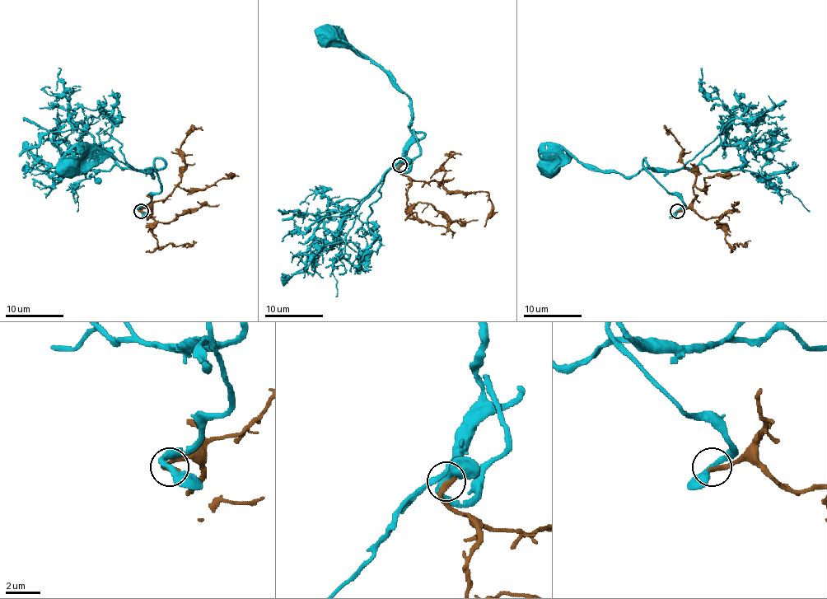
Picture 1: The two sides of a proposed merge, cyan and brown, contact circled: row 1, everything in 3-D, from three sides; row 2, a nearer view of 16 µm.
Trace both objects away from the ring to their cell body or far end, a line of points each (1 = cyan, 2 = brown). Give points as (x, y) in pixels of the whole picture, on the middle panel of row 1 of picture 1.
1: (399, 164), (399, 169), (405, 171), (420, 152), (420, 145), (412, 133), (410, 97), (371, 63), (326, 35)
2: (399, 164), (399, 170), (414, 180), (436, 181), (448, 190), (485, 192), (491, 202), (491, 217), (484, 226)

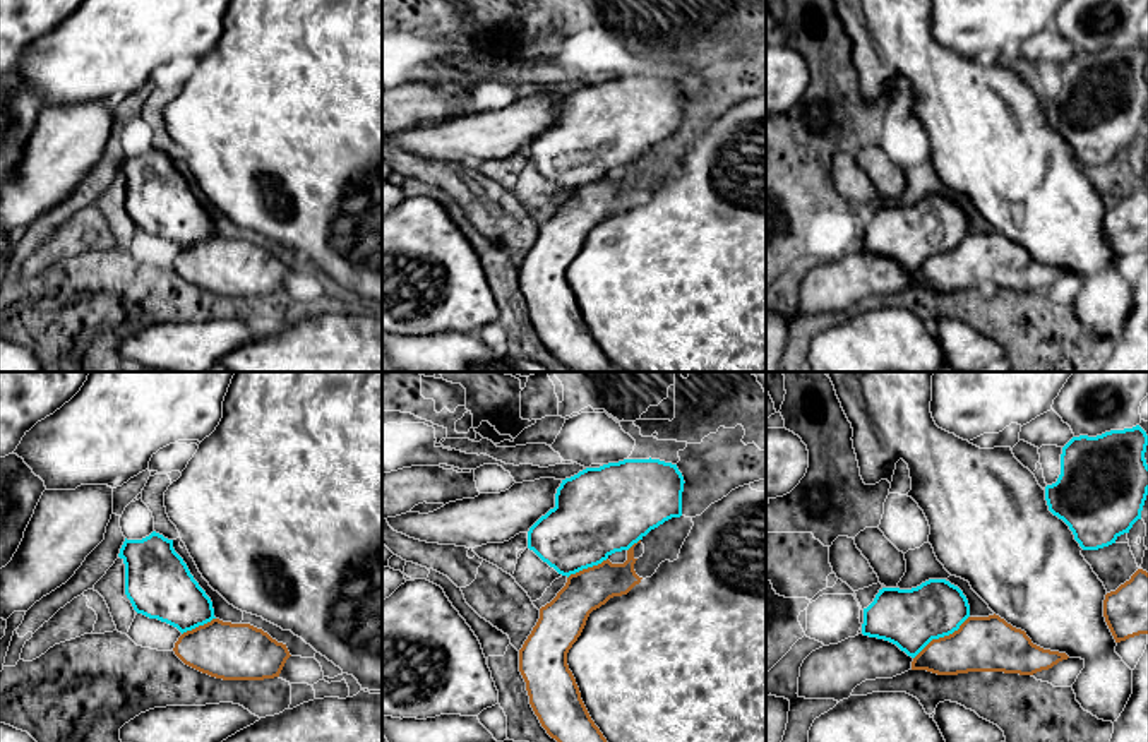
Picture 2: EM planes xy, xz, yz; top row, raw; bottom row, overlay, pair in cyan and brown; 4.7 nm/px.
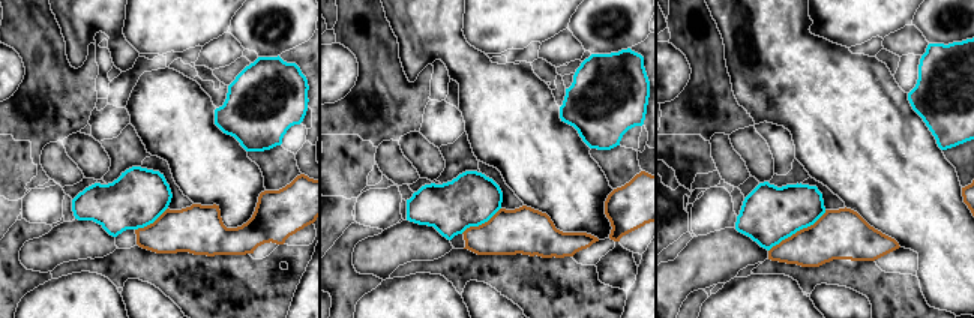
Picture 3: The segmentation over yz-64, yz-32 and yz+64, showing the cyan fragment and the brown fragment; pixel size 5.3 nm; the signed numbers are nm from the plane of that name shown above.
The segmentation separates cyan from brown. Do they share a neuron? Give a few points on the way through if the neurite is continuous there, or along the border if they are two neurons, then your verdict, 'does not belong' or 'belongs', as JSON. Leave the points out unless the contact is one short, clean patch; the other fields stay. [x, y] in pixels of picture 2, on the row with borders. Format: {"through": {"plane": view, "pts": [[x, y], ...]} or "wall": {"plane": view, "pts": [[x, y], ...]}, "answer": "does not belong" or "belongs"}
{"answer": "belongs"}

